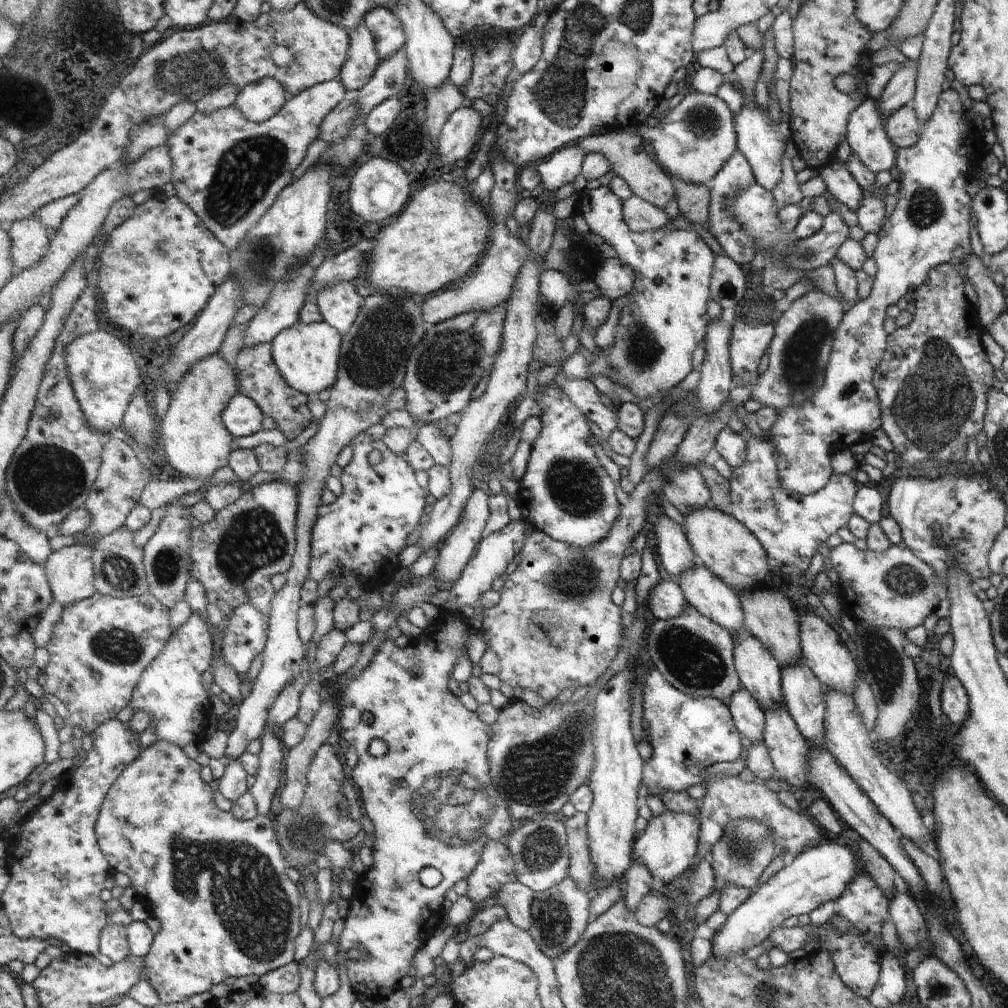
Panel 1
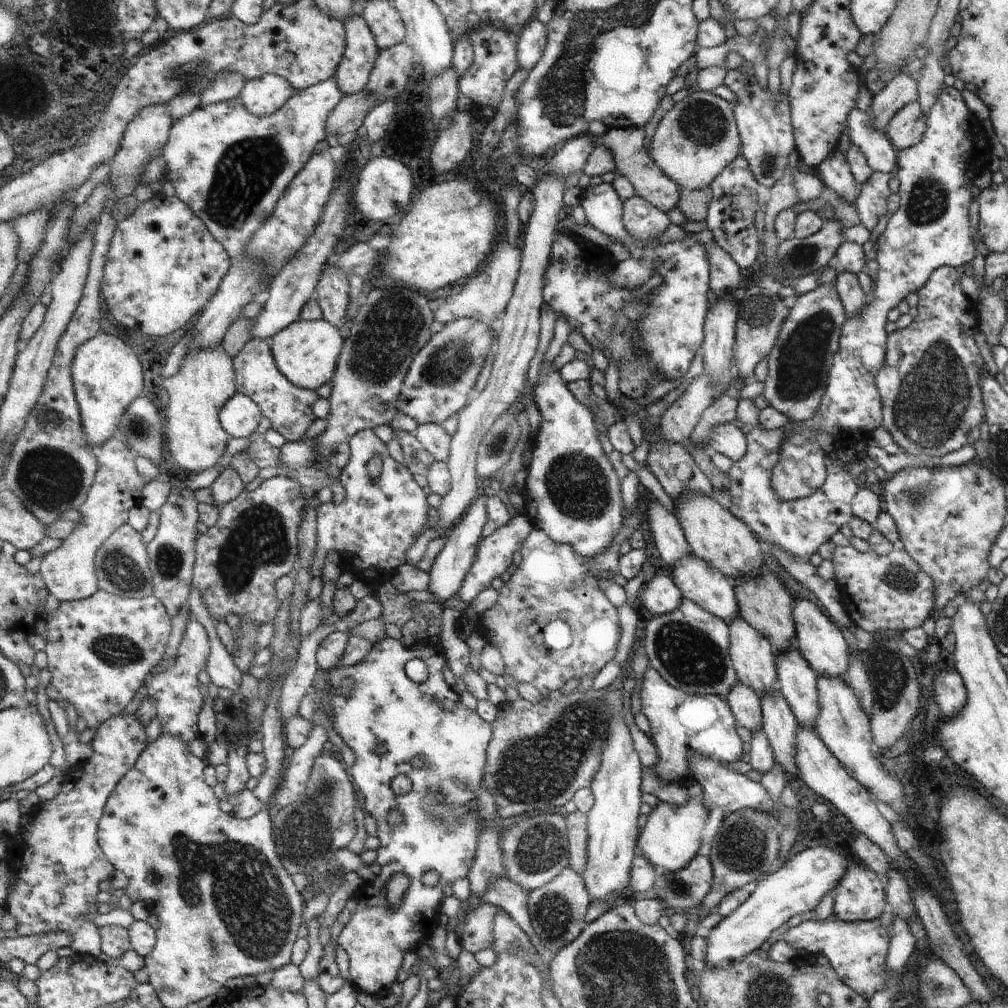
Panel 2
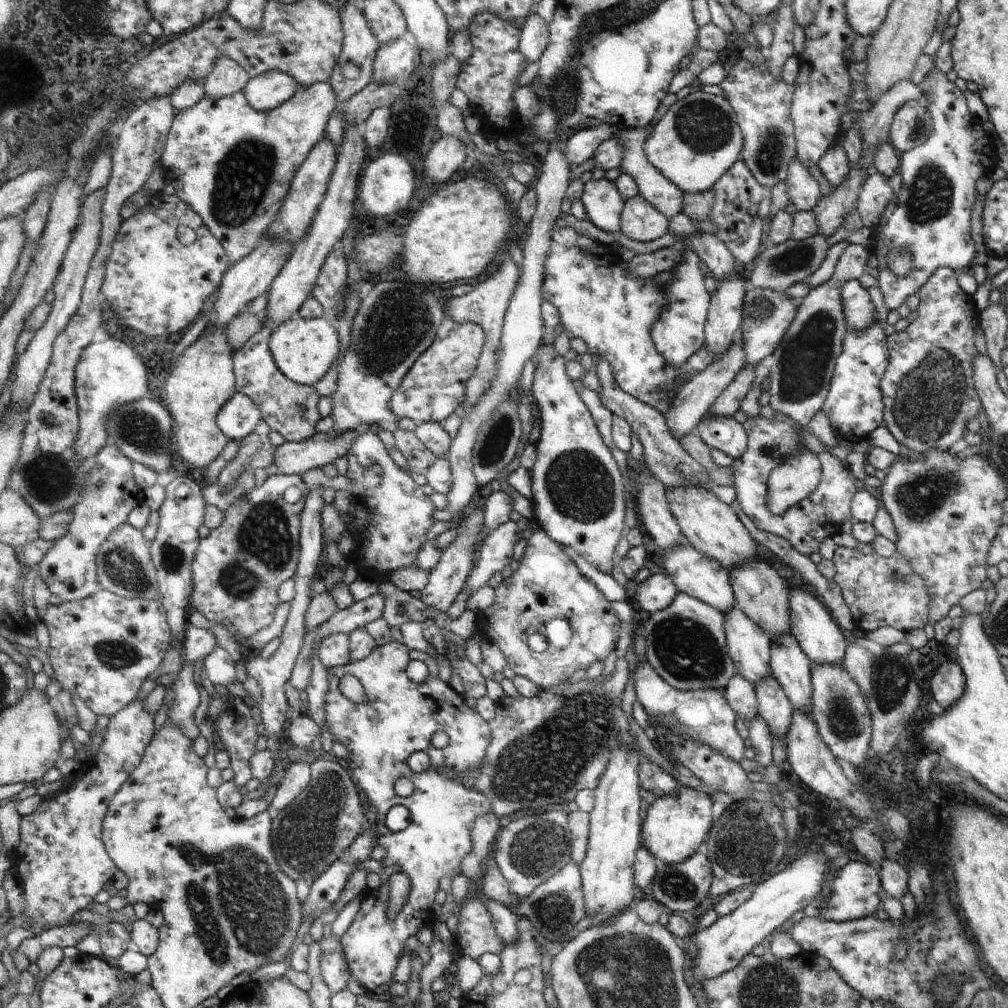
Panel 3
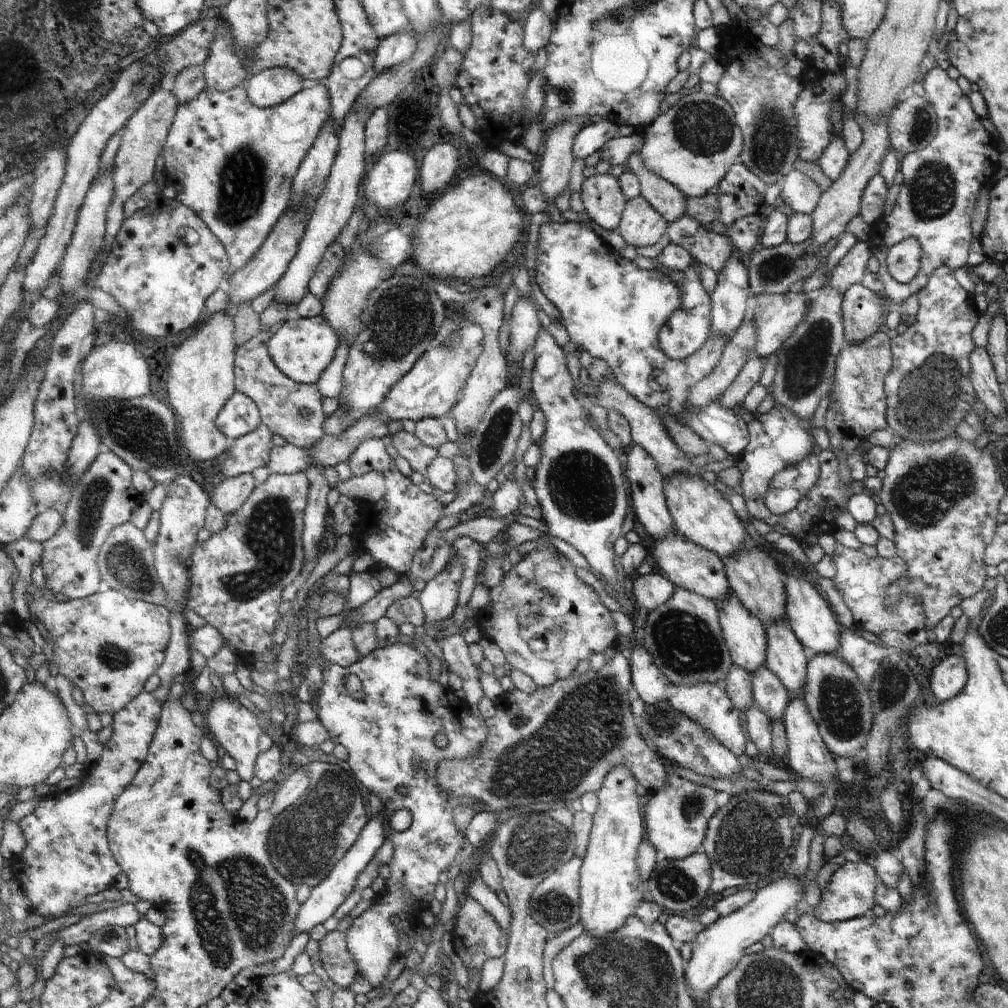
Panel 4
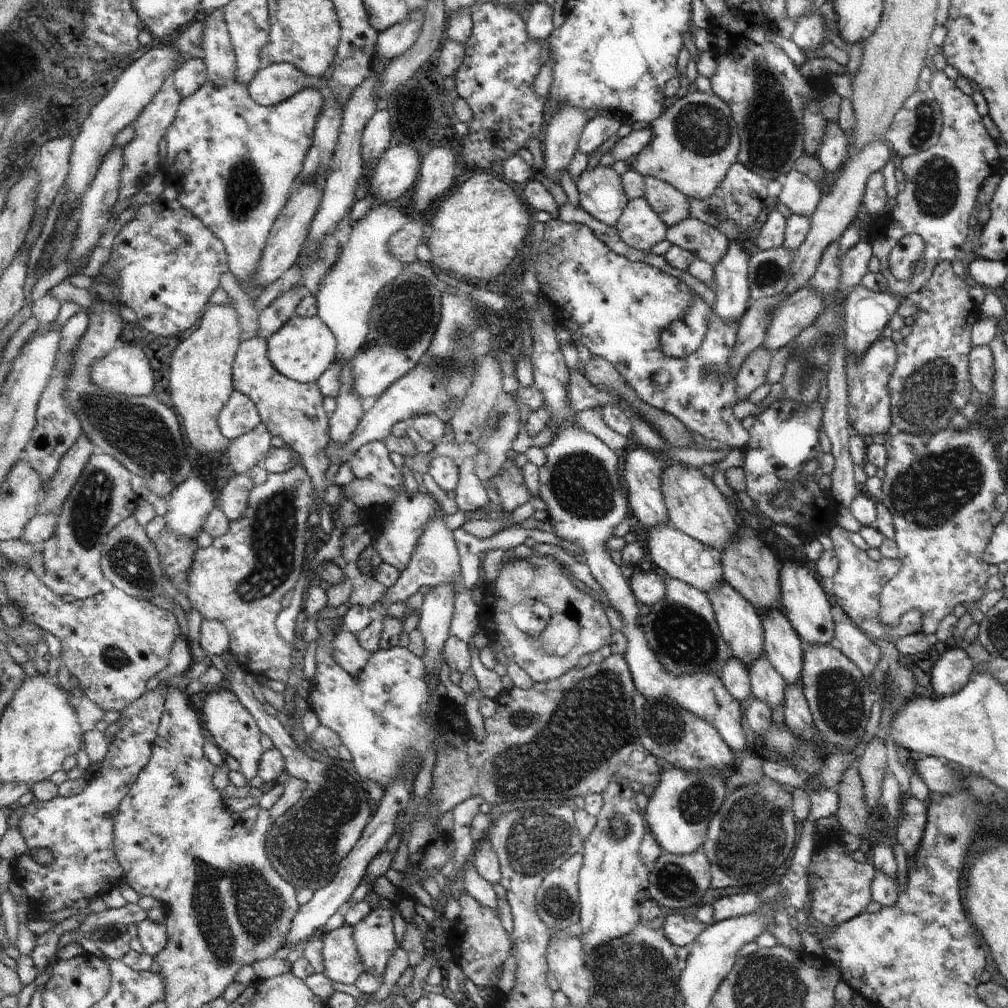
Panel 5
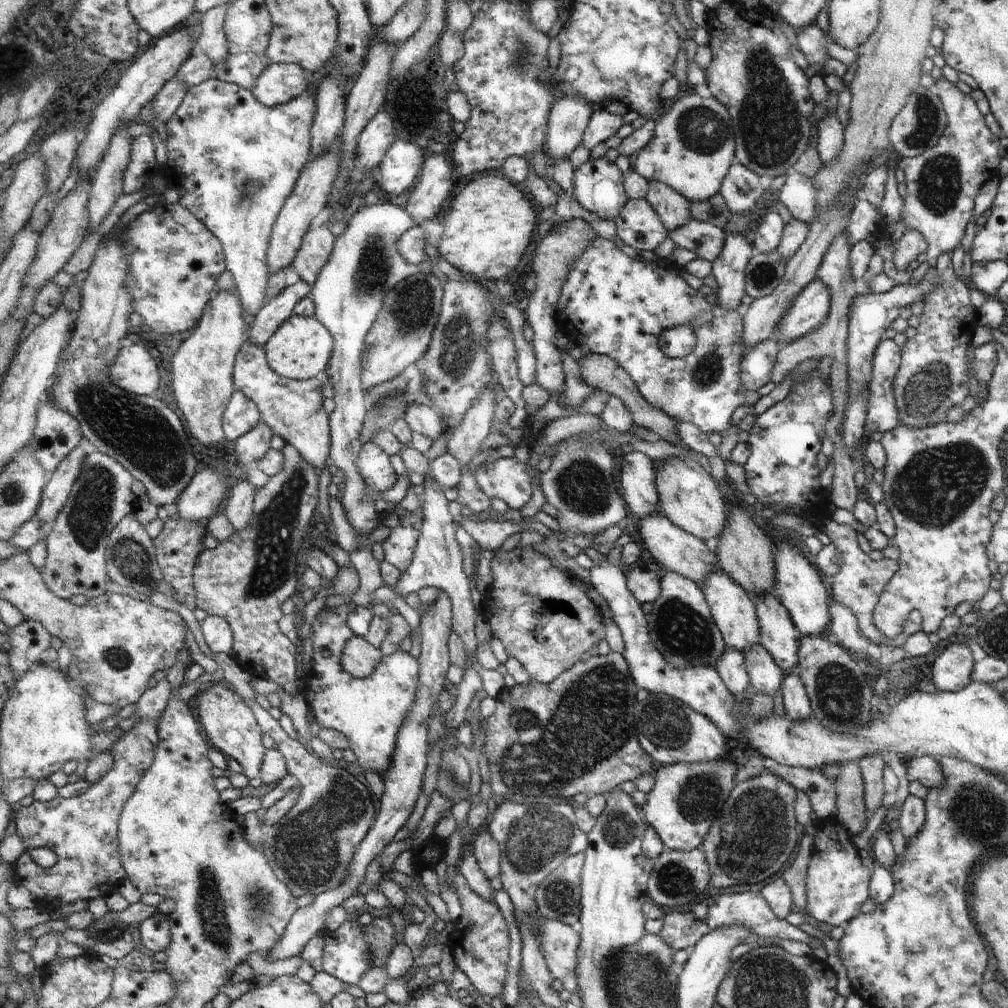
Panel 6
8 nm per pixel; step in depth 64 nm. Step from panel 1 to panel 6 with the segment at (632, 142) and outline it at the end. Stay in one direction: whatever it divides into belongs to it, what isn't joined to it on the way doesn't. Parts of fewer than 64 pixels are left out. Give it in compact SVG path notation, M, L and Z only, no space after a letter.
M650 181L650 189L646 199L658 211L658 215L662 218L663 224L669 232L682 228L693 220L693 202L672 186L659 181Z

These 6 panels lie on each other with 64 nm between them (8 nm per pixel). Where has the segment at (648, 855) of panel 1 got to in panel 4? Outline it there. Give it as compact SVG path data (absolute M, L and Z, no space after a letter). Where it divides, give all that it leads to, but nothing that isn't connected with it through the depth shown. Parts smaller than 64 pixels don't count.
M669 774L669 785L659 789L648 801L644 810L646 838L662 854L670 859L684 859L701 852L706 838L706 826L716 811L717 791L705 785L689 782L677 774Z

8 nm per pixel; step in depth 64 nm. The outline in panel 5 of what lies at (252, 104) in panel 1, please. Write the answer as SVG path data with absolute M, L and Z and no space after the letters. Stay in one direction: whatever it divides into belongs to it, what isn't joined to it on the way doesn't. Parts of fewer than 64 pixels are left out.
M289 63L265 66L248 84L251 98L270 107L293 98L305 89L306 72Z

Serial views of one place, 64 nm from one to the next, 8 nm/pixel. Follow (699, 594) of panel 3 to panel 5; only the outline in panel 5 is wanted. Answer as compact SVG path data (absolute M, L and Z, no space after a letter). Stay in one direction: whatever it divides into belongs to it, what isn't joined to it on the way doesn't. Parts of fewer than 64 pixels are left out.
M667 523L659 525L657 528L651 527L647 531L650 556L659 568L666 571L669 577L682 580L704 593L723 581L720 552L717 549L705 546L673 524Z

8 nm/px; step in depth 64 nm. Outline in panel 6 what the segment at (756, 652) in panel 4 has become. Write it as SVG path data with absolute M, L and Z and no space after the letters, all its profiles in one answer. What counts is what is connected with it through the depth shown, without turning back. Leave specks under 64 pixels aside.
M719 568L705 575L703 582L701 582L699 586L708 604L711 618L727 647L733 647L742 652L742 650L745 650L748 646L761 641L754 603L738 583L731 580L730 576L726 575Z

